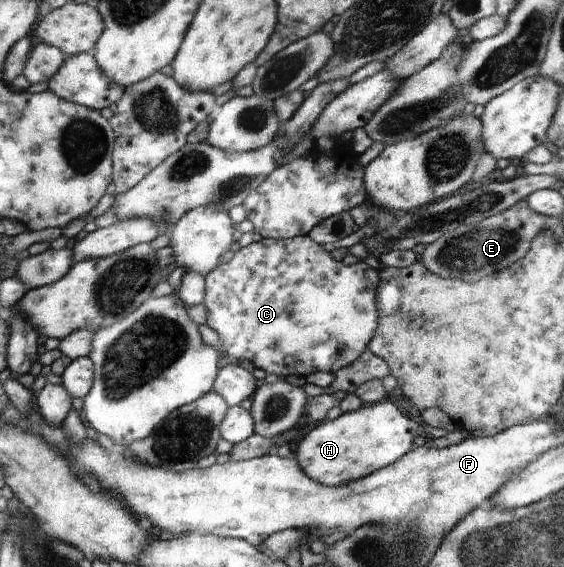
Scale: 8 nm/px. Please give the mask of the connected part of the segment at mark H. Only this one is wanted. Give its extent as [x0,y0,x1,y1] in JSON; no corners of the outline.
[293,401,419,486]

